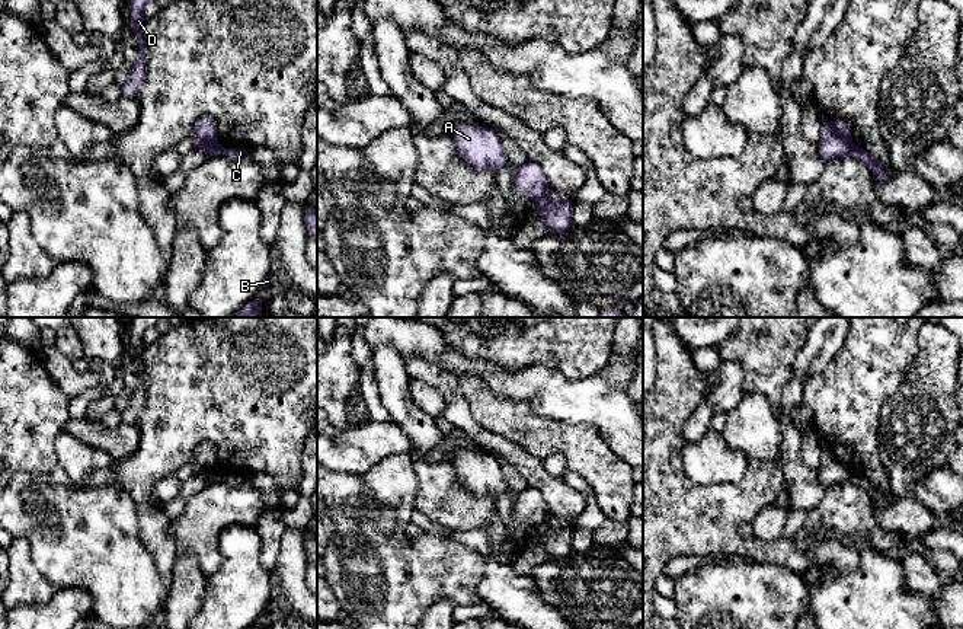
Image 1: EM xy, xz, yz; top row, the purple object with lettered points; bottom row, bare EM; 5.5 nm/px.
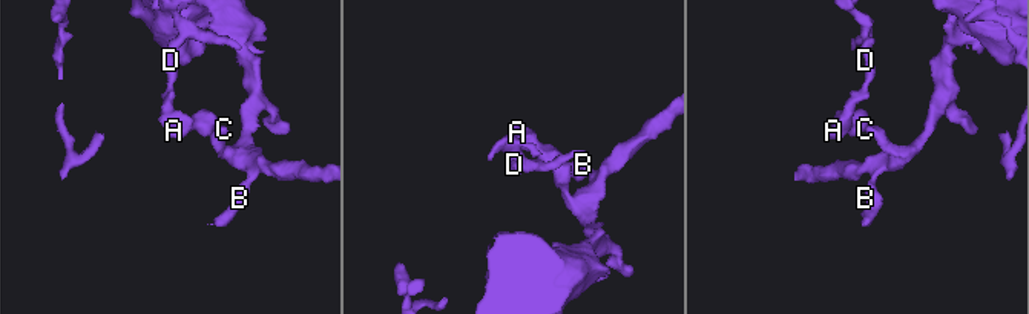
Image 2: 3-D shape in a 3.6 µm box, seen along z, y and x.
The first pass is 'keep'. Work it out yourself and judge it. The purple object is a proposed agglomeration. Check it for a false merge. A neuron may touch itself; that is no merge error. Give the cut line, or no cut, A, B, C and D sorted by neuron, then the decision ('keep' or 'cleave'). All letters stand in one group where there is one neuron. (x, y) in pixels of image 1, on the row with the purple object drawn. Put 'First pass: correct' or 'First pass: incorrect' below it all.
xz (547, 195), (537, 201) | A D / B C | cleave
First pass: incorrect

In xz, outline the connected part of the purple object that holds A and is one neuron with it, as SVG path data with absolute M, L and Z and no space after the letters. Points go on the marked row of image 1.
M460 125L452 132L458 156L476 169L498 170L508 166L502 135L490 127Z

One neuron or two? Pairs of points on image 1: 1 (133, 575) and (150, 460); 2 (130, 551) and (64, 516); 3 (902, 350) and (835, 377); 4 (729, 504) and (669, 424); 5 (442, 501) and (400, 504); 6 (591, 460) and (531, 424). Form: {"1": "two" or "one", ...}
{"1": "two", "2": "one", "3": "one", "4": "one", "5": "two", "6": "one"}

